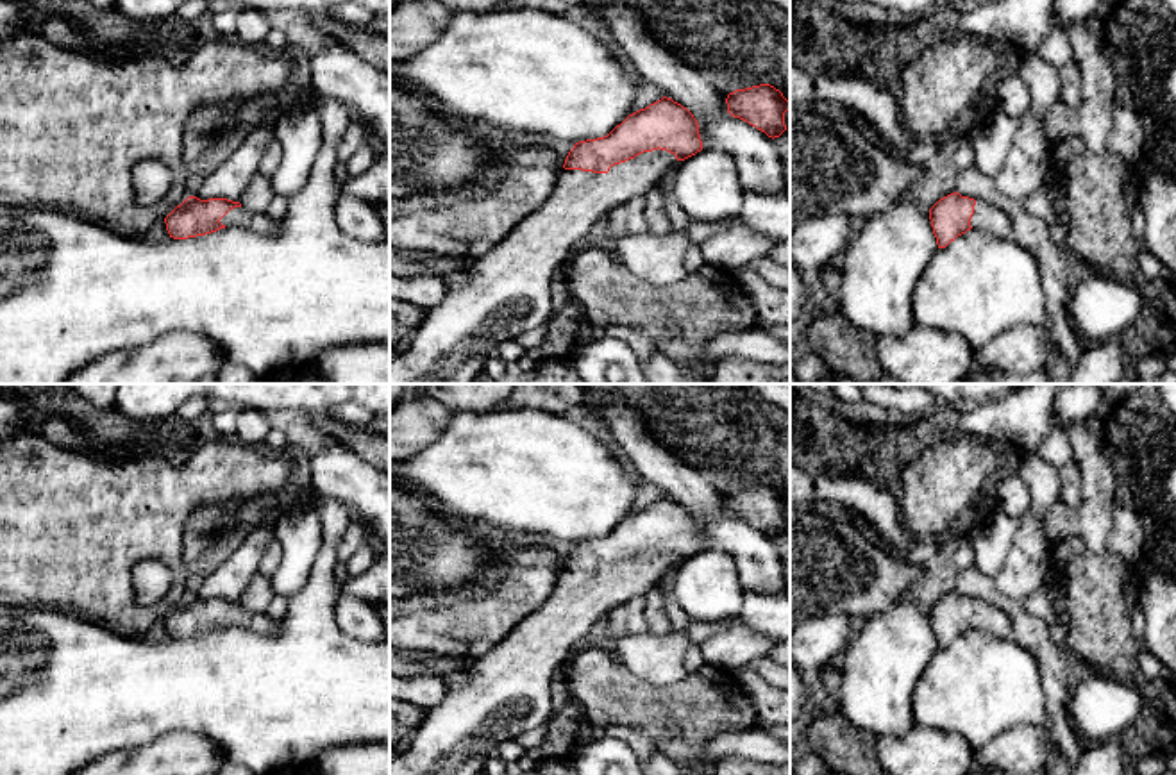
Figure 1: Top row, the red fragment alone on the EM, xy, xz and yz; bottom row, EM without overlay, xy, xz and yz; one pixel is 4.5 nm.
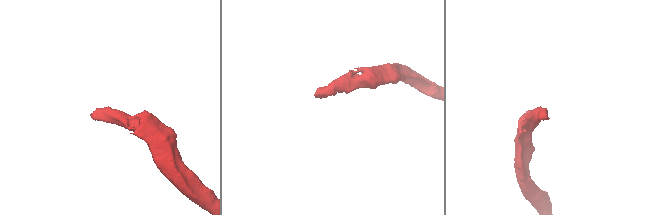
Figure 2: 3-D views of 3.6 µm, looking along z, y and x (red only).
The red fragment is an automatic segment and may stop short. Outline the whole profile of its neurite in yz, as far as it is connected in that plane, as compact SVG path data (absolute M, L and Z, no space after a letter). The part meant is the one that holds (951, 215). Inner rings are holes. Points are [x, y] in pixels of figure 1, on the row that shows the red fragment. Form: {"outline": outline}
{"outline": "M951 193L929 209L929 220L938 248L945 248L967 230L985 230L997 238L1008 238L1012 221L1008 214L983 200Z"}

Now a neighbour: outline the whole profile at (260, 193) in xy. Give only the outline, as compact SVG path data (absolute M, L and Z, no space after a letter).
M257 173L252 177L238 202L250 212L265 212L275 200L272 177Z

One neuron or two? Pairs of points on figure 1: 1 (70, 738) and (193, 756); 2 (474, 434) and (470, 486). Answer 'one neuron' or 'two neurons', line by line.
1: two neurons
2: one neuron

